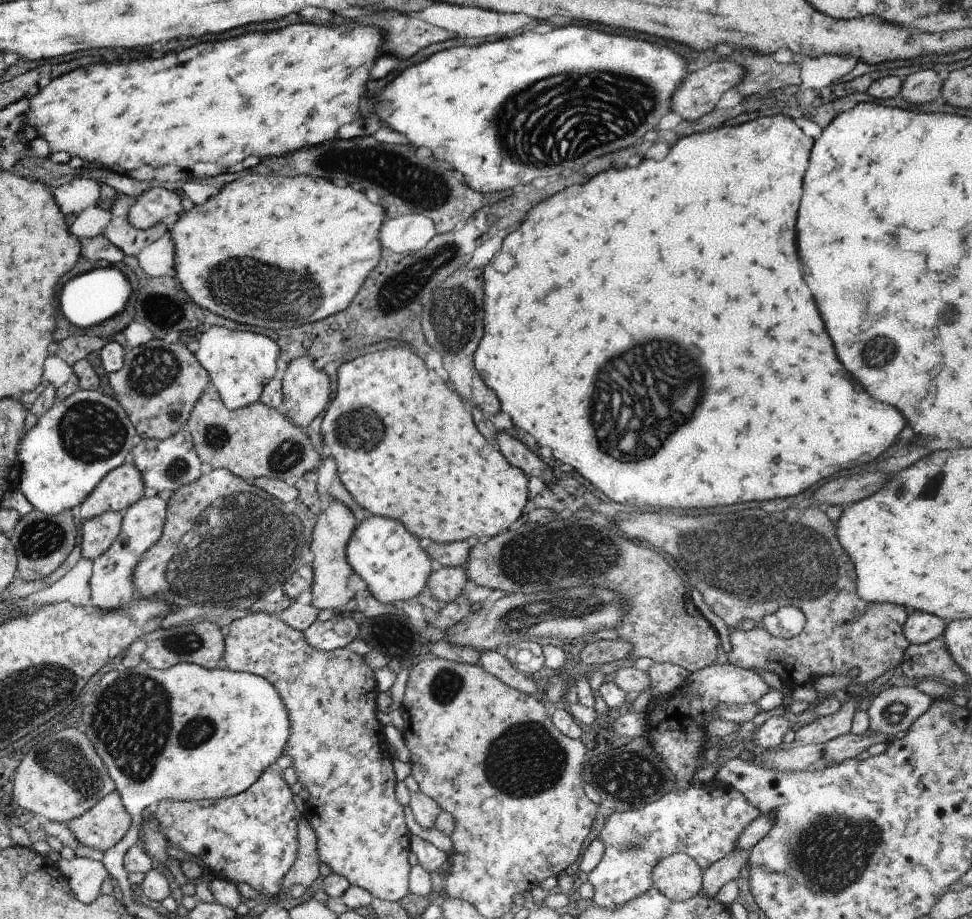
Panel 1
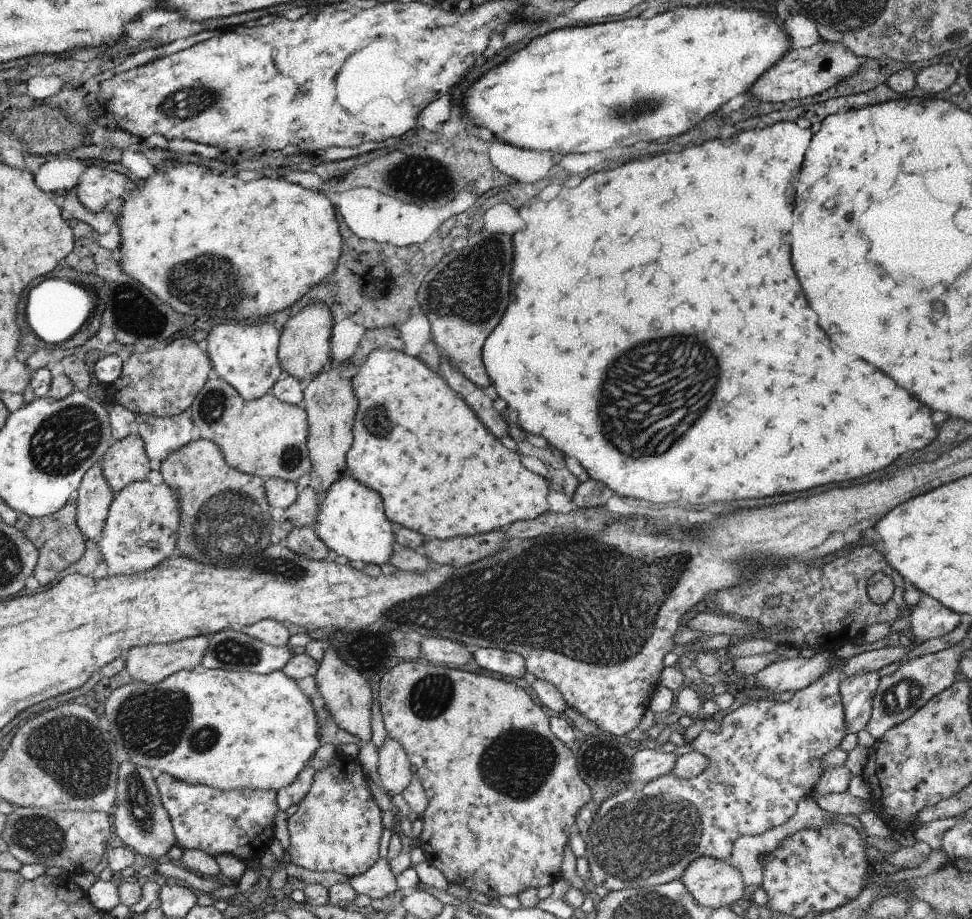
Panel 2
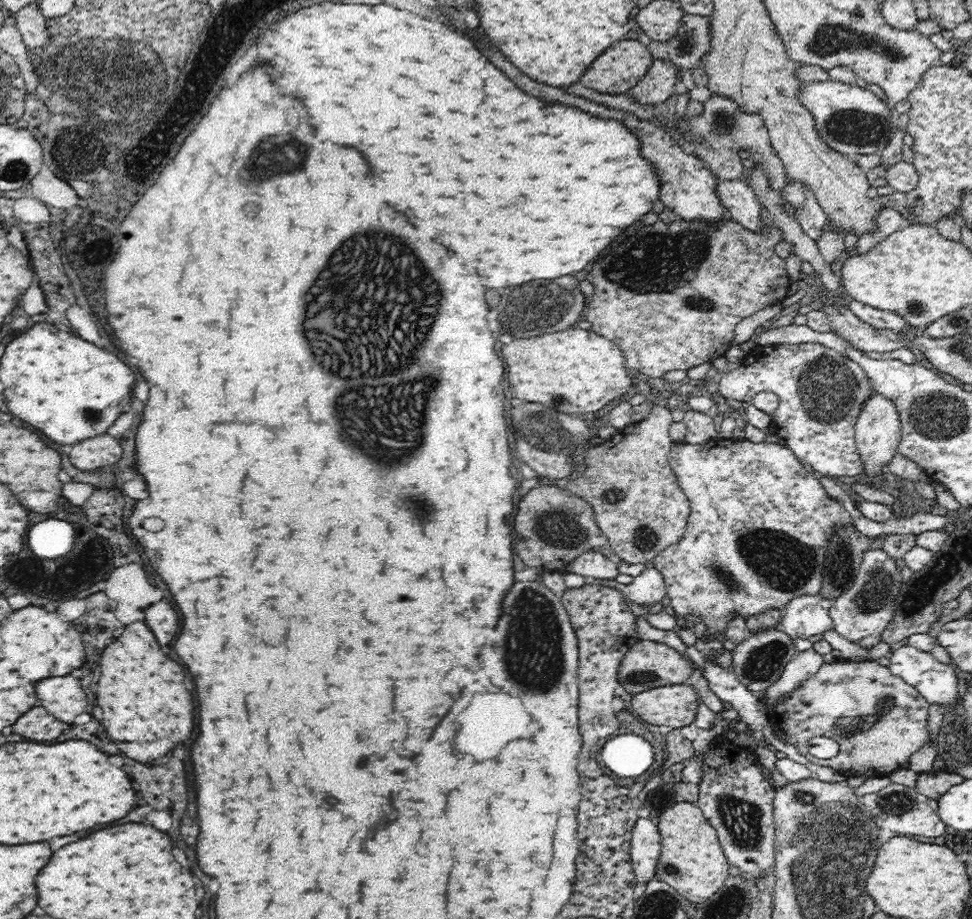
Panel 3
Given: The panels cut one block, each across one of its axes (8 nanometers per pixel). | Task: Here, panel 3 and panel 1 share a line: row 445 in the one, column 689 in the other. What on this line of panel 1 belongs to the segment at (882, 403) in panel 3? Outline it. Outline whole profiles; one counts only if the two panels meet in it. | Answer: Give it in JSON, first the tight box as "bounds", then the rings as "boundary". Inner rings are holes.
{"bounds":[653,854,703,902],"boundary":[[[673,854],[663,858],[653,868],[653,886],[673,902],[685,902],[703,888],[703,870],[687,854]]]}

